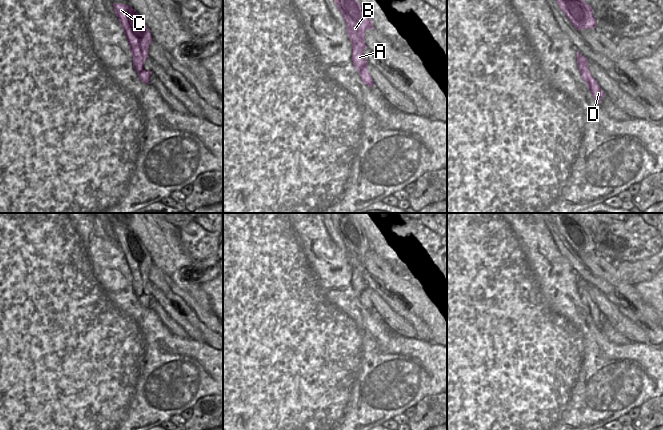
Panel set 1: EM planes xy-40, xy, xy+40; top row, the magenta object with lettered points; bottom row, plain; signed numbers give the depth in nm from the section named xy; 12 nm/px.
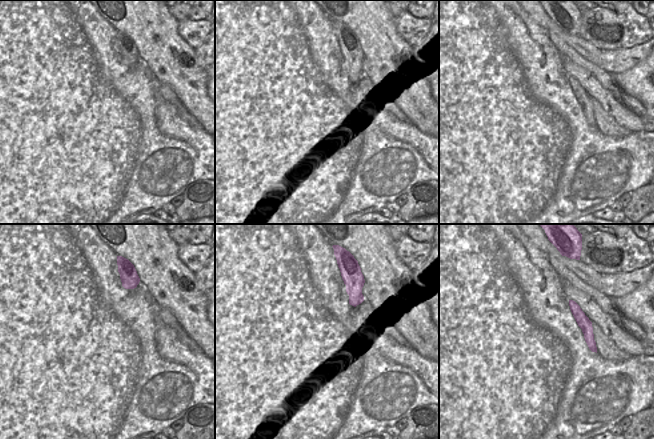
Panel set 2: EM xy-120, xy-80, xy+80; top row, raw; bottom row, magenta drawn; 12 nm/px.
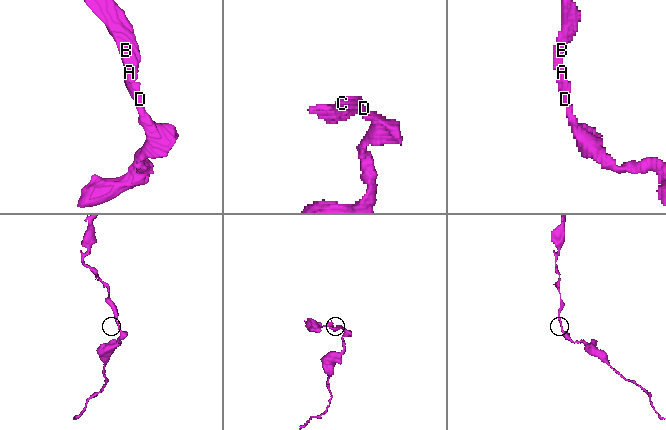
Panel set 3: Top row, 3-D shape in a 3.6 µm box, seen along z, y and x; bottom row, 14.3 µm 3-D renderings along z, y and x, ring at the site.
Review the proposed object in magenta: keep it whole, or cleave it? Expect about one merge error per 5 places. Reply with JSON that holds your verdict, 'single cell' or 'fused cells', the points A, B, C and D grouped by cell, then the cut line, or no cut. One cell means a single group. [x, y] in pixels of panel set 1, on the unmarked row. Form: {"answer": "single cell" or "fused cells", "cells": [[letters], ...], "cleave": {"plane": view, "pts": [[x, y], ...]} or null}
{"answer": "single cell", "cells": [["A", "B", "C", "D"]], "cleave": null}

